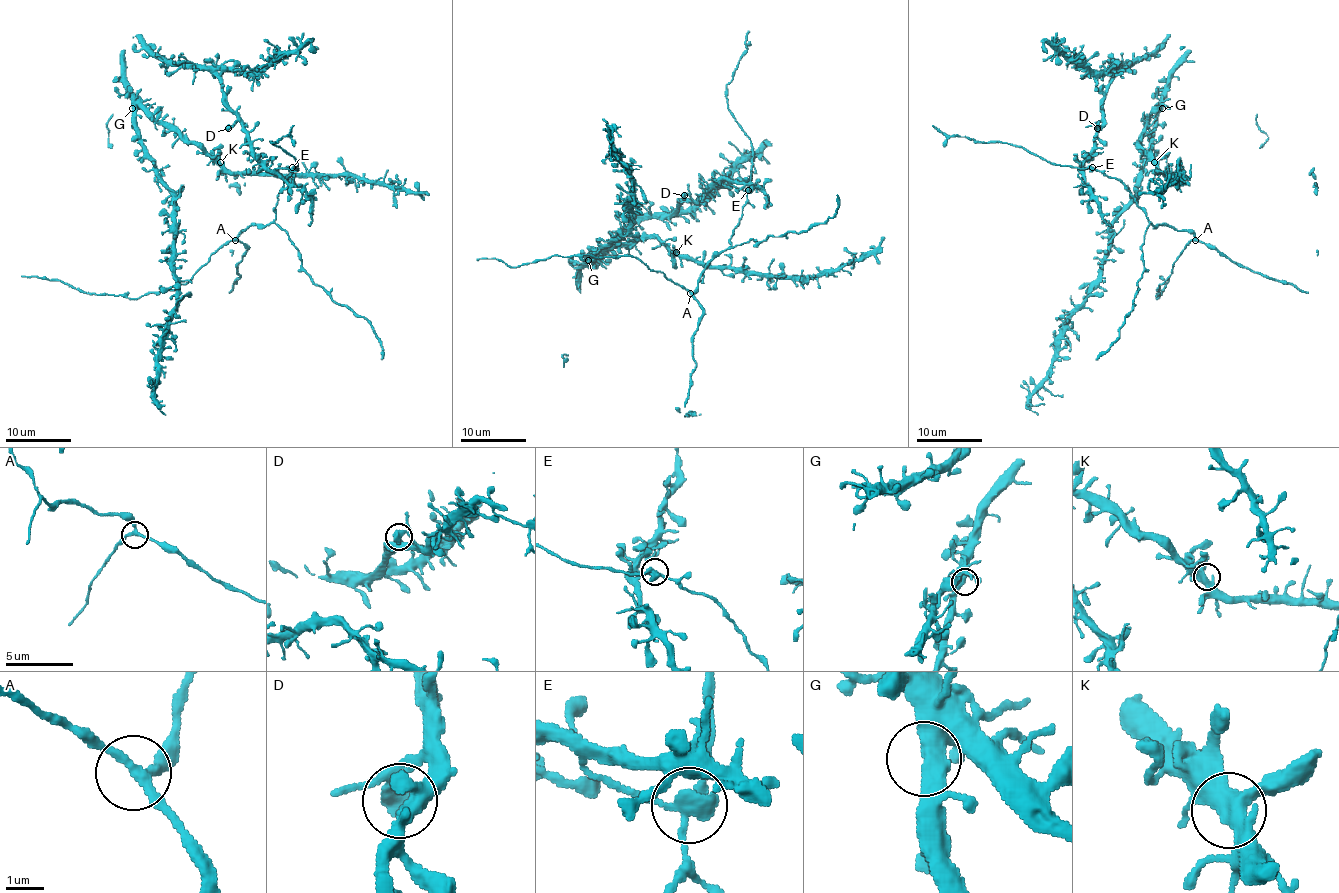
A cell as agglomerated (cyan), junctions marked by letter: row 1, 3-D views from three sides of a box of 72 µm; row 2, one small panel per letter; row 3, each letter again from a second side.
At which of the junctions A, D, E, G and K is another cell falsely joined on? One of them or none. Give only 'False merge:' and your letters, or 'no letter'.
False merge: no letter

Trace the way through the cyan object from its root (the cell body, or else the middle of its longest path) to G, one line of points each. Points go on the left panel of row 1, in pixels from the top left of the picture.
G: (217, 164), (199, 146), (186, 143), (175, 131), (155, 123), (139, 107), (132, 108)

